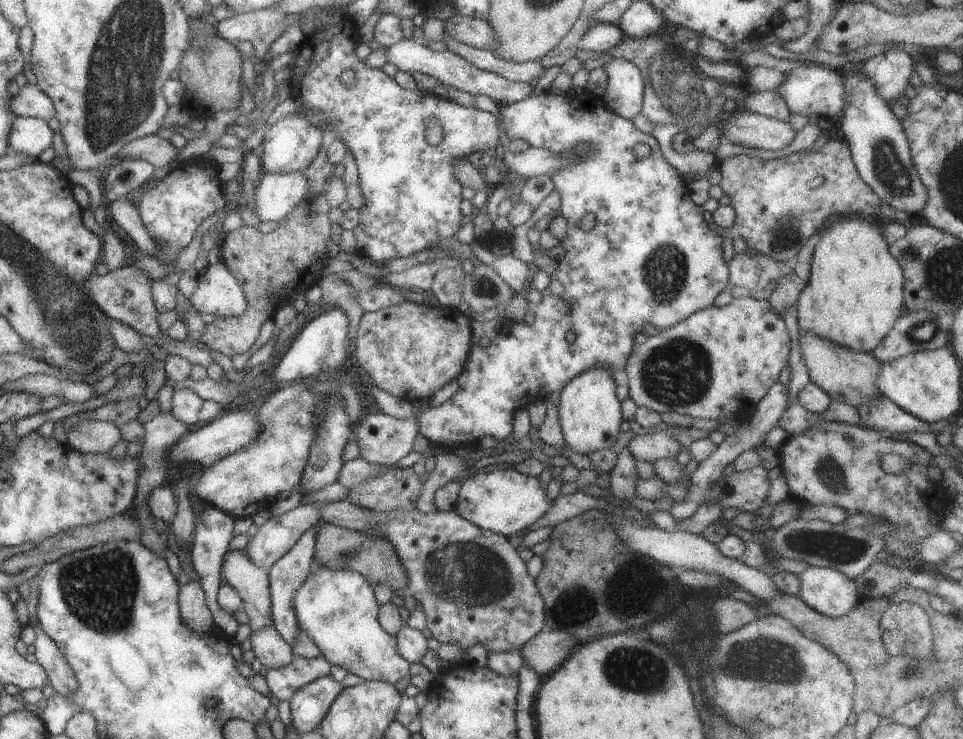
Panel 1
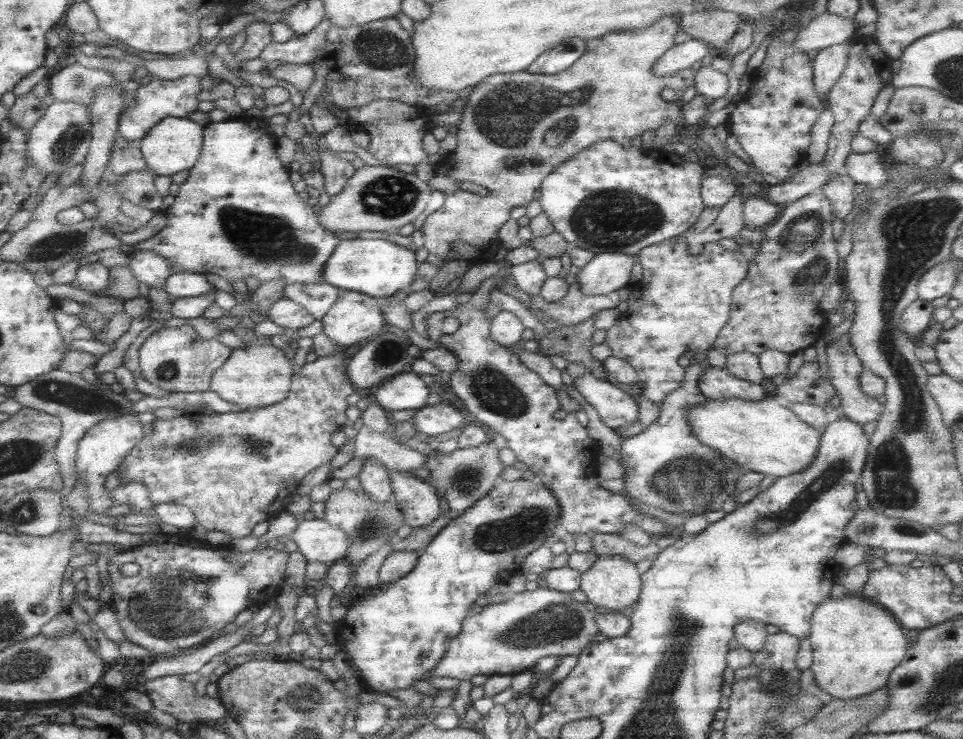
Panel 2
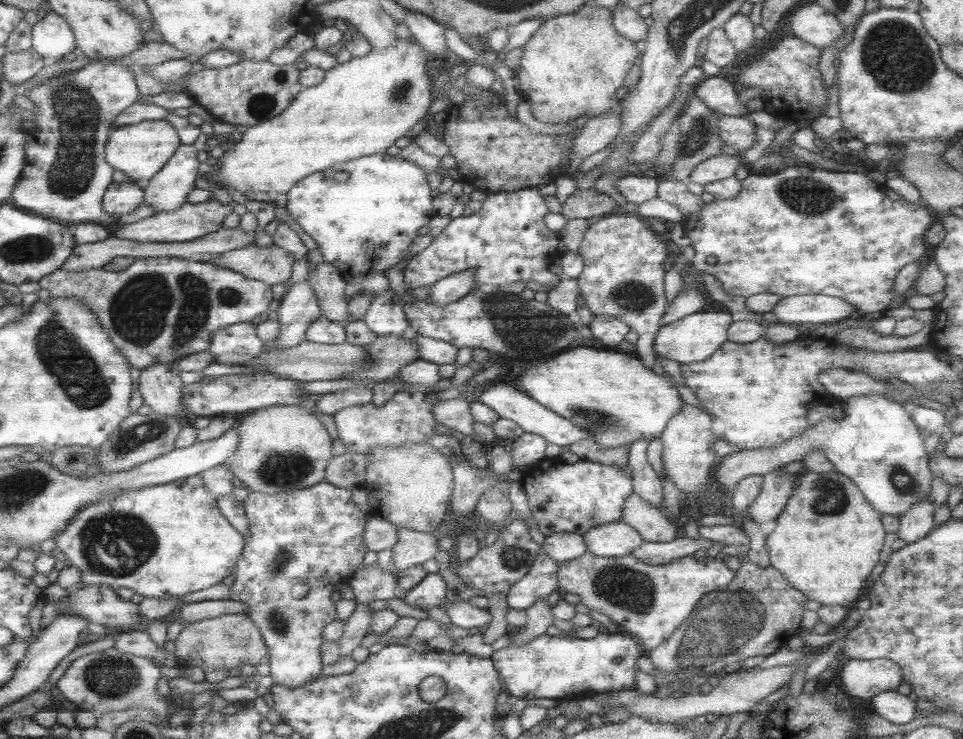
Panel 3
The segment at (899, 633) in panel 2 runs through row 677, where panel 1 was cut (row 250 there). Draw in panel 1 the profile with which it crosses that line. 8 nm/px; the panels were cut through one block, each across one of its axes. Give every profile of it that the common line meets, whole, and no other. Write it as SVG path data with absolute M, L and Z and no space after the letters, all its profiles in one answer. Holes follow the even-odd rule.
M838 216L831 219L817 233L820 240L814 249L810 276L796 299L797 321L800 332L810 332L834 344L858 352L871 353L892 330L892 326L905 311L903 272L898 260L888 252L878 219L862 216Z

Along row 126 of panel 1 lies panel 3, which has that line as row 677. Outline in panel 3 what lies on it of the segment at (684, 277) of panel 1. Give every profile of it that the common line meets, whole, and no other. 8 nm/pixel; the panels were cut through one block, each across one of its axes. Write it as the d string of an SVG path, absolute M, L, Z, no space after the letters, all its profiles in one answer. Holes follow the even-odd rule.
M601 630L592 640L544 634L530 643L520 644L520 647L510 643L506 648L494 651L490 660L511 698L553 698L562 701L564 696L584 692L635 689L639 670L637 661L643 656L646 655L638 642L629 635Z

